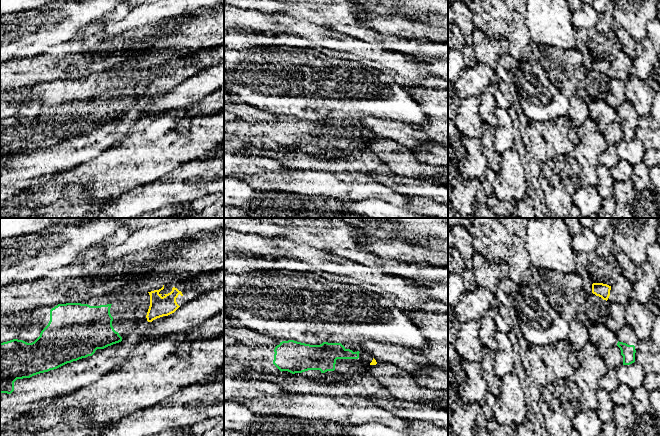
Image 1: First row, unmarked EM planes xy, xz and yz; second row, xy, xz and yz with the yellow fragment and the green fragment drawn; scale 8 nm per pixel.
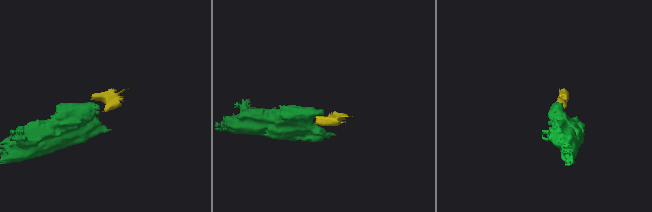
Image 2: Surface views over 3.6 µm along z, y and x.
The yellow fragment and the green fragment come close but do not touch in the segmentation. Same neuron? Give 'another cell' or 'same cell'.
same cell

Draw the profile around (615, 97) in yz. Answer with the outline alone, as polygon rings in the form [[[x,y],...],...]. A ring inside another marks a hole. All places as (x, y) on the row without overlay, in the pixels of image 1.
[[[607,77],[609,90],[604,100],[613,108],[618,108],[621,104],[625,103],[625,82],[622,80]]]

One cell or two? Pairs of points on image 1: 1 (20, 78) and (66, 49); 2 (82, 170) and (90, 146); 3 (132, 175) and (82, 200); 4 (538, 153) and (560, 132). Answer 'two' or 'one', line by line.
1: one
2: two
3: two
4: one

